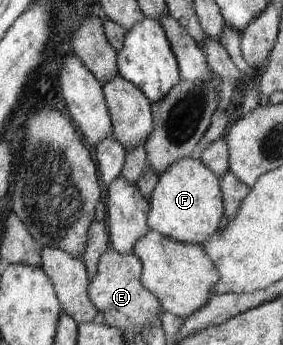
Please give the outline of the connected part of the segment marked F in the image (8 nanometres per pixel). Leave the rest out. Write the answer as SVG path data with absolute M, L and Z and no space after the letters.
M182 158L160 174L150 198L148 226L168 240L182 244L202 244L218 232L224 216L224 198L217 174L213 174L199 159Z

